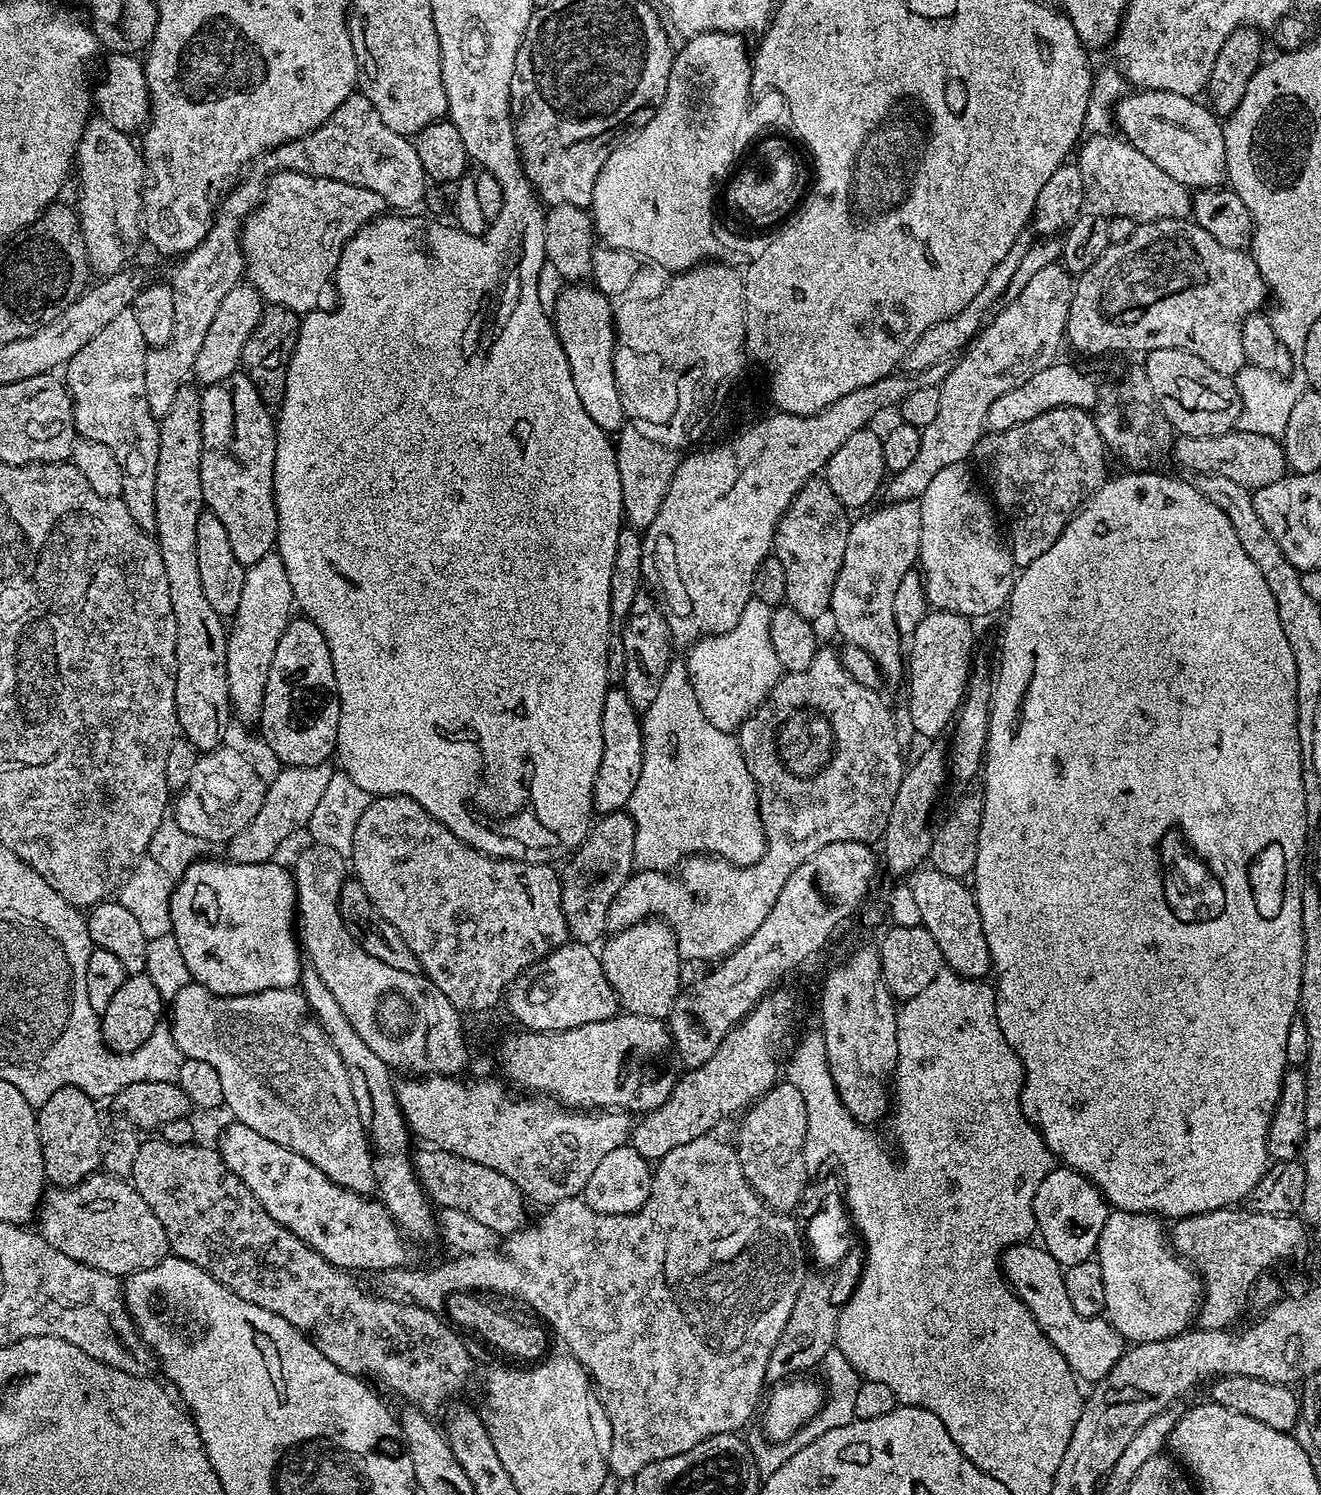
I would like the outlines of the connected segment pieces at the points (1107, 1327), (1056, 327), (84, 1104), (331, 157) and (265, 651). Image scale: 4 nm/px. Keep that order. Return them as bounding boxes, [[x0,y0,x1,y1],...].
[[1000,1242,1124,1382],[887,263,1073,501],[37,1086,106,1188],[258,94,426,210],[226,552,294,725]]

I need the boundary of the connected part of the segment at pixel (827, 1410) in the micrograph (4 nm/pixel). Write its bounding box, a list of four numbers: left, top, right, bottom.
[746,1346,862,1477]

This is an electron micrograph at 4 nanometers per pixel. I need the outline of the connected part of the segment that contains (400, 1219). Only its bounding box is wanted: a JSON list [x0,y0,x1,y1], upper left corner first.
[298,966,438,1241]

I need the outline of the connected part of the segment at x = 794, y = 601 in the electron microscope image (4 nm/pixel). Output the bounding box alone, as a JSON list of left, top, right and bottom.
[774,478,851,622]

